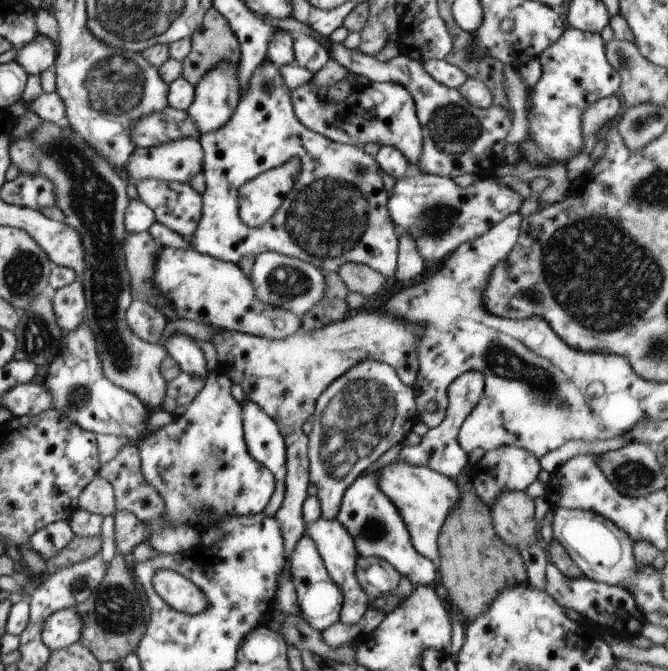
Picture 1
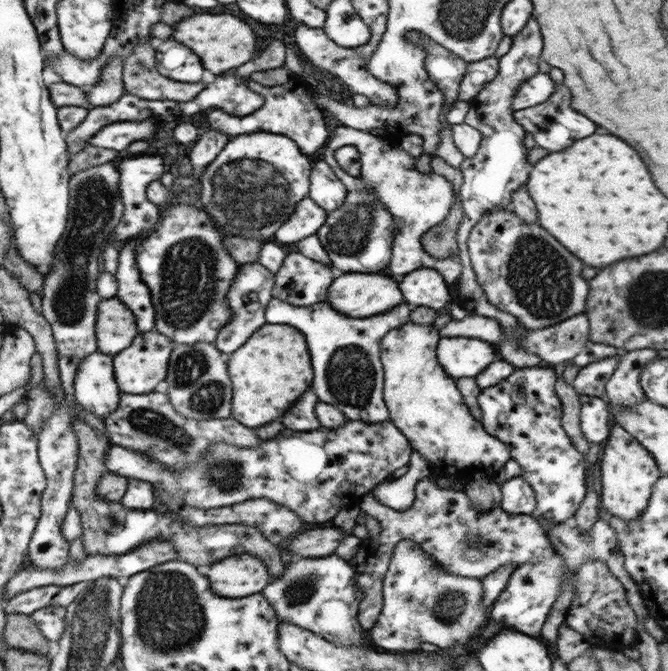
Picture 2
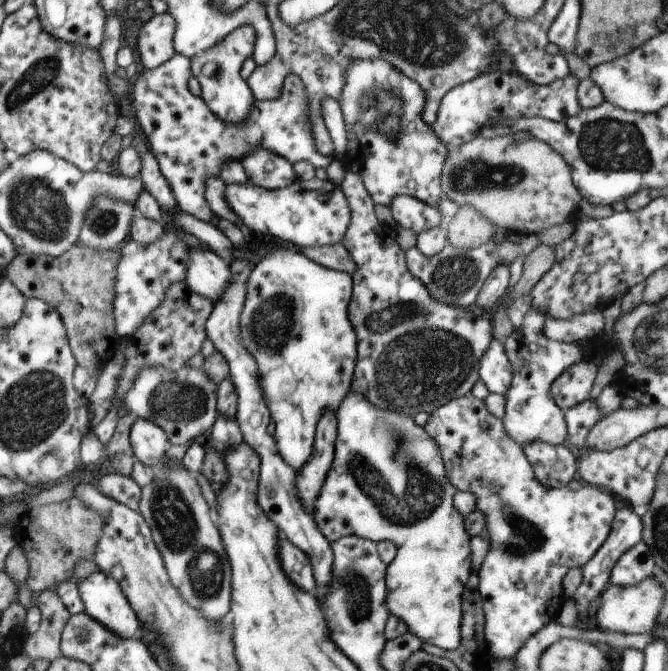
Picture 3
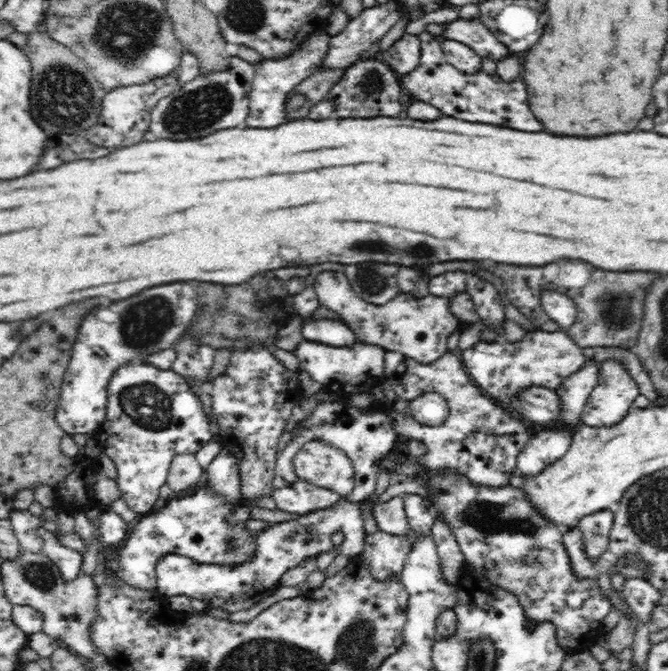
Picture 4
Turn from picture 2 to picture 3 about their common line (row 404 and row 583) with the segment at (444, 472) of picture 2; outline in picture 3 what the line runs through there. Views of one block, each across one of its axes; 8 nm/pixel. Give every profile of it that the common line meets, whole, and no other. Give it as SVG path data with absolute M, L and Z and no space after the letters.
M351 390L339 404L335 416L335 456L325 486L315 502L313 520L329 544L345 536L393 542L397 556L387 566L385 574L387 608L391 616L399 616L407 624L407 632L419 636L425 644L453 652L461 644L463 590L471 574L471 536L467 534L463 514L453 506L457 488L447 480L439 446L425 428L413 424L413 418L399 412L375 410L363 394Z

